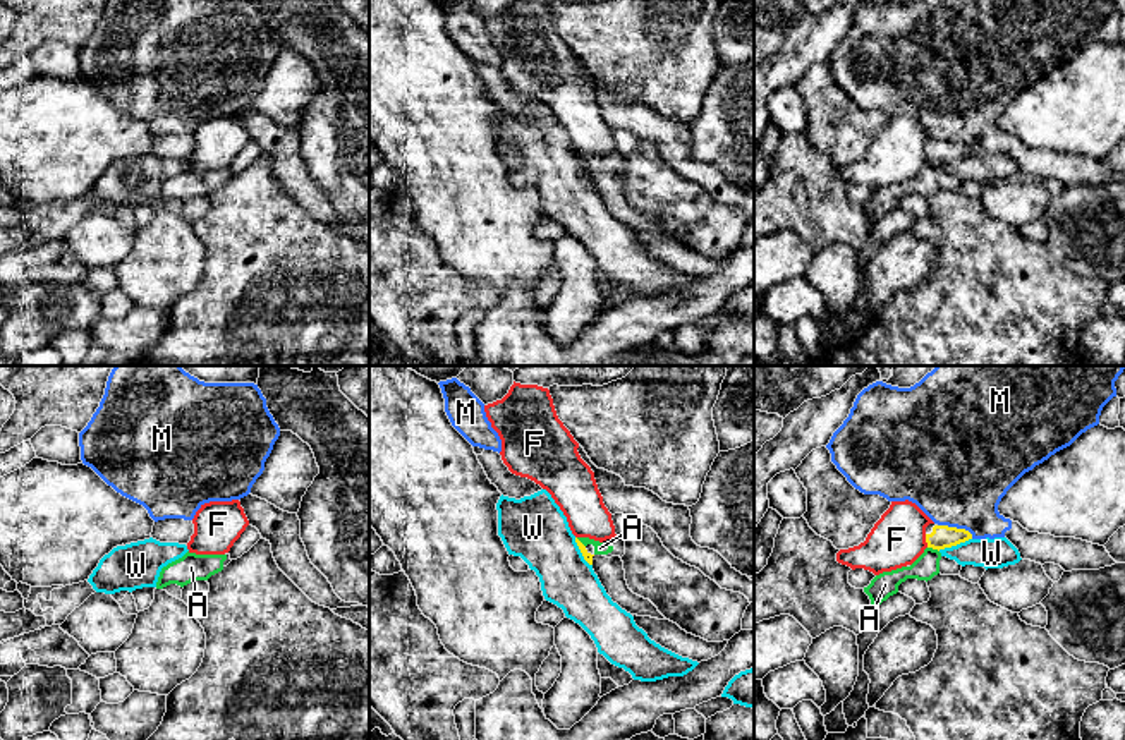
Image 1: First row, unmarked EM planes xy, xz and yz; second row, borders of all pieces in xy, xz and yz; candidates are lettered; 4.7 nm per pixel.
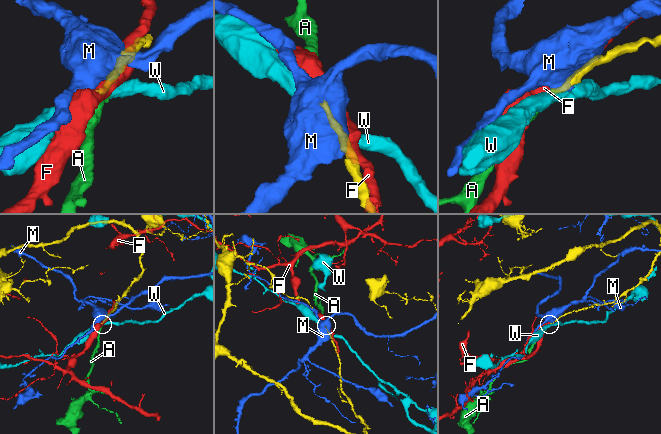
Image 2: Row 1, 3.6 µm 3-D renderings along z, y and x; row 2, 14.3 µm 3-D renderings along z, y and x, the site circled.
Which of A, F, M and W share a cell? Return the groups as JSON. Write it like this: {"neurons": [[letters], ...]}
{"neurons": [["A"], ["F"], ["M"], ["W"]]}

